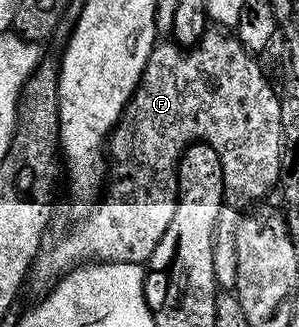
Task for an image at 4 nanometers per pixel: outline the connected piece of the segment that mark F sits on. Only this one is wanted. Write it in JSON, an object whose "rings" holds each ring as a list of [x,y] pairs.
{"rings":[[[218,29],[207,31],[205,37],[198,42],[198,46],[191,47],[189,50],[183,49],[170,41],[159,42],[158,46],[154,48],[152,57],[148,61],[146,72],[140,81],[140,85],[136,89],[136,93],[132,97],[132,101],[126,107],[125,113],[122,114],[122,119],[118,122],[117,127],[114,128],[113,135],[111,135],[108,140],[108,159],[112,164],[108,171],[108,179],[110,182],[108,191],[114,194],[114,199],[108,200],[107,203],[99,202],[97,204],[97,206],[99,205],[98,212],[96,212],[91,219],[84,220],[51,255],[49,255],[49,253],[43,254],[41,258],[37,260],[36,266],[32,271],[32,287],[34,283],[36,290],[42,291],[41,293],[49,292],[55,280],[73,271],[75,267],[85,264],[87,261],[93,261],[95,263],[149,264],[152,253],[156,253],[156,245],[160,245],[160,241],[164,241],[164,233],[168,233],[168,225],[172,225],[172,217],[176,217],[176,209],[178,208],[178,165],[182,161],[182,152],[197,142],[207,143],[209,147],[216,149],[216,153],[220,153],[220,161],[224,165],[226,198],[229,206],[232,205],[236,210],[243,210],[242,212],[245,212],[247,209],[253,208],[259,201],[262,201],[257,201],[257,199],[264,198],[272,189],[274,191],[275,188],[279,186],[279,179],[281,177],[281,101],[275,85],[273,87],[273,85],[262,76],[262,71],[258,68],[257,62],[259,62],[259,60],[245,51],[238,38],[233,34],[223,33]]]}

